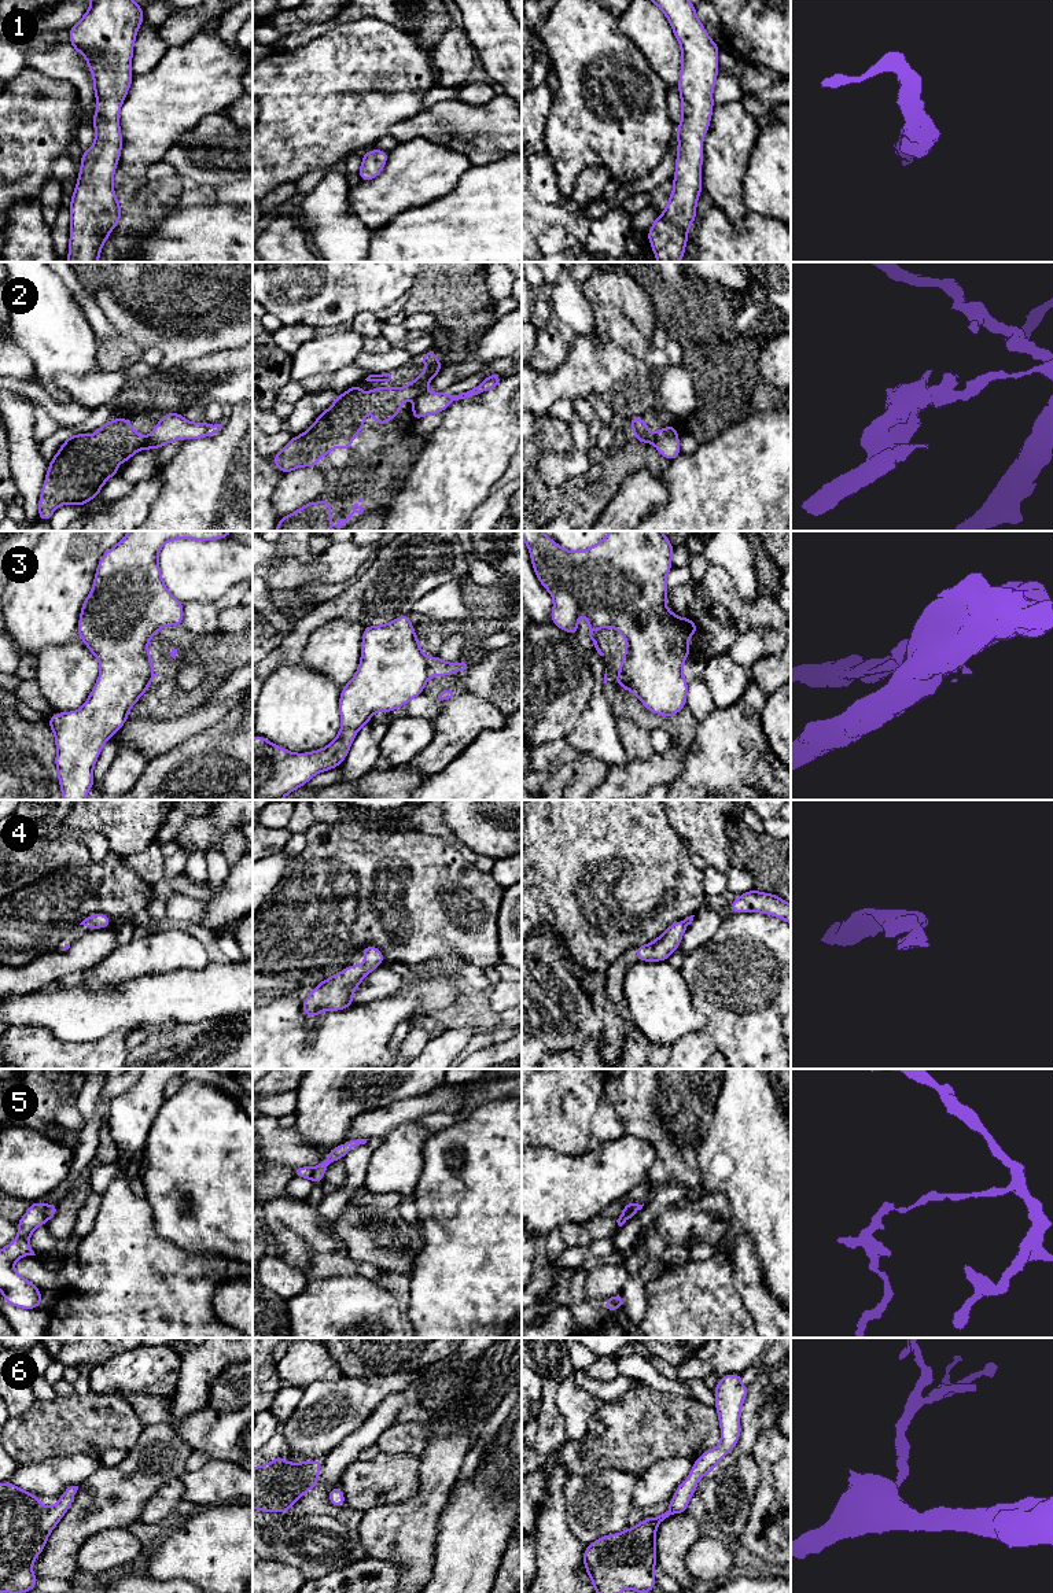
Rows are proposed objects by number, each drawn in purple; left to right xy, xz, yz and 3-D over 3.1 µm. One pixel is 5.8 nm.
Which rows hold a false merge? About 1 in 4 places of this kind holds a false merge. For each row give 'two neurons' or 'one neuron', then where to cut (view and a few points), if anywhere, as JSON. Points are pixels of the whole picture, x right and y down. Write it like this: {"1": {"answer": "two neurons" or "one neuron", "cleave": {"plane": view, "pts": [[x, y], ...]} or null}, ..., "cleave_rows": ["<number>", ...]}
{"1": {"answer": "one neuron", "cleave": null}, "2": {"answer": "two neurons", "cleave": {"plane": "xy", "pts": [[147, 438], [142, 449]]}}, "3": {"answer": "two neurons", "cleave": {"plane": "yz", "pts": [[628, 646], [629, 656], [622, 679], [628, 681], [639, 696]]}}, "4": {"answer": "one neuron", "cleave": null}, "5": {"answer": "two neurons", "cleave": {"plane": "xy", "pts": [[43, 1210], [47, 1220]]}}, "6": {"answer": "one neuron", "cleave": null}, "cleave_rows": ["2", "3", "5"]}

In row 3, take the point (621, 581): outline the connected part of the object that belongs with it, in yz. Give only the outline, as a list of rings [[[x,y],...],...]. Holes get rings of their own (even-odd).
[[[522,531],[522,538],[530,552],[537,579],[553,598],[552,624],[577,635],[578,616],[583,612],[589,624],[589,637],[599,628],[612,626],[623,635],[630,649],[630,657],[622,670],[622,681],[634,686],[643,705],[658,715],[674,715],[685,708],[688,681],[682,675],[682,665],[692,653],[688,639],[692,634],[699,634],[699,628],[691,617],[678,617],[666,606],[666,576],[673,568],[674,553],[669,538],[662,531],[610,531],[590,549],[577,552],[563,549],[542,531]]]

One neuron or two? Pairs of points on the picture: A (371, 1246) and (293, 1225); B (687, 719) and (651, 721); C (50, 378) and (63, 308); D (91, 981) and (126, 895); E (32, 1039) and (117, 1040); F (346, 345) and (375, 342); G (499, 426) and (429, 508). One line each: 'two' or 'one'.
A: two
B: one
C: one
D: two
E: one
F: two
G: one

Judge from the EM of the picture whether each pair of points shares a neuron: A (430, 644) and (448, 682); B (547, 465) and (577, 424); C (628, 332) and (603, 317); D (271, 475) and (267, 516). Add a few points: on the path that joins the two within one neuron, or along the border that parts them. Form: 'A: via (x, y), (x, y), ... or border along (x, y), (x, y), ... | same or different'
A: via (431, 653), (438, 673) | same
B: via (560, 465), (578, 450), (578, 438) | same
C: via (622, 332), (608, 320) | same
D: via (267, 485), (267, 506) | same

